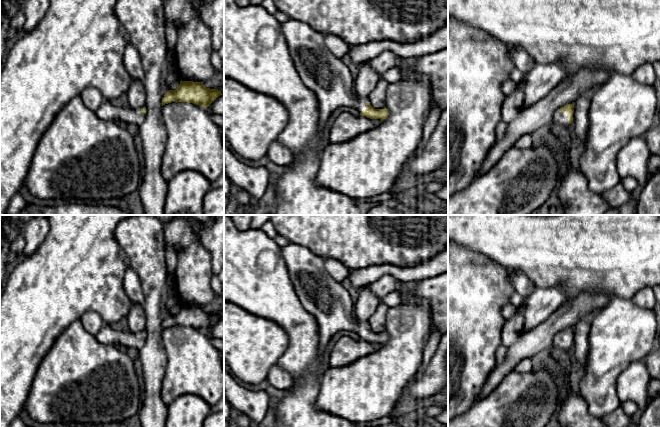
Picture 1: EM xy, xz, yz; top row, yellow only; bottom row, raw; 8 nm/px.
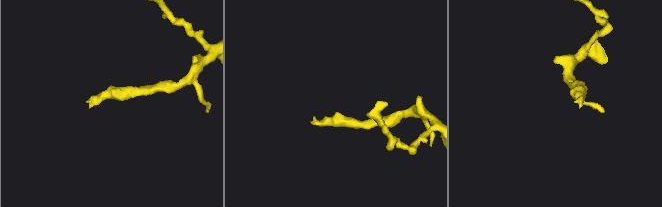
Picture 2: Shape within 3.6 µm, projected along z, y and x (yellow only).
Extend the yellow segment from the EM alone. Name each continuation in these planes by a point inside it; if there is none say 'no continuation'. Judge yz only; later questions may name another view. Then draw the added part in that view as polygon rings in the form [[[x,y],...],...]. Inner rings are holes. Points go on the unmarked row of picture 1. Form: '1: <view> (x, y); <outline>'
1: yz (562, 341); [[[557,335],[554,338],[554,344],[559,346],[559,347],[562,347],[564,349],[569,349],[568,348],[568,338],[566,336],[559,336],[559,335]]]

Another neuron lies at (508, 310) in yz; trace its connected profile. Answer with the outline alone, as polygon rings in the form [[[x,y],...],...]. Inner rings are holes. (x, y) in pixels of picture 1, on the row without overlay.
[[[508,303],[501,308],[501,312],[505,319],[509,319],[515,314],[515,307]]]

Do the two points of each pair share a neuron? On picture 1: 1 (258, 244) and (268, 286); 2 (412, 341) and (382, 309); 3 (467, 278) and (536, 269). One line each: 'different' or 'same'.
1: same
2: different
3: different

